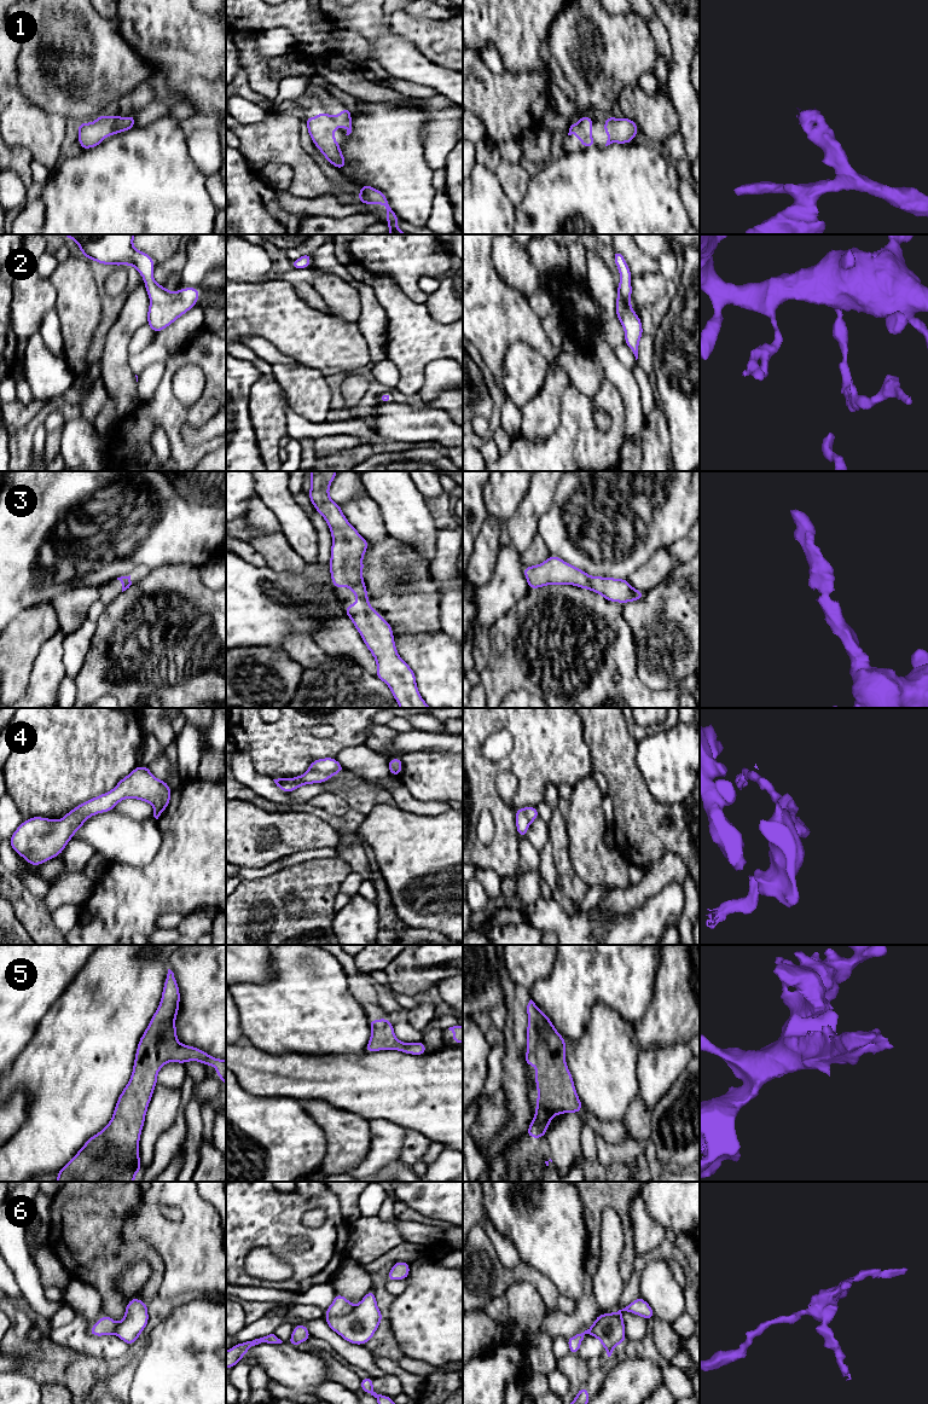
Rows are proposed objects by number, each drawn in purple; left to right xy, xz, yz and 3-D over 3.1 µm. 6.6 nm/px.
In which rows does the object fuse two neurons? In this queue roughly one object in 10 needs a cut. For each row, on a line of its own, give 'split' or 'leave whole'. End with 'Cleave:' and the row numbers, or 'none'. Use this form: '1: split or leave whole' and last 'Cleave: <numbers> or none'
1: leave whole
2: leave whole
3: leave whole
4: leave whole
5: leave whole
6: leave whole
Cleave: none

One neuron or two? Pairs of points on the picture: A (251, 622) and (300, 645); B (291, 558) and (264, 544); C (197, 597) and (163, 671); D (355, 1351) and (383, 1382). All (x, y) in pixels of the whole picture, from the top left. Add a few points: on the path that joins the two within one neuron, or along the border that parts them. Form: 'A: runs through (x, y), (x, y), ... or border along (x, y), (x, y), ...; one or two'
A: border along (294, 632), (283, 640), (280, 648); two
B: runs through (284, 558), (271, 545); one
C: runs through (179, 615), (163, 644), (163, 653); one
D: border along (384, 1373), (373, 1379); two

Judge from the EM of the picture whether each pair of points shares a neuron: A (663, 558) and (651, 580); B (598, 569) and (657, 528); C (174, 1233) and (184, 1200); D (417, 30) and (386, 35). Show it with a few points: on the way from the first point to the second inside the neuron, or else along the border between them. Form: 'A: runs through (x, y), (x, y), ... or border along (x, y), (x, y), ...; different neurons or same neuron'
A: runs through (662, 563), (651, 575); same neuron
B: runs through (614, 569), (621, 569), (645, 544); same neuron
C: runs through (183, 1224), (186, 1220), (186, 1208); same neuron
D: border along (389, 27), (396, 34), (409, 40), (418, 51); different neurons

